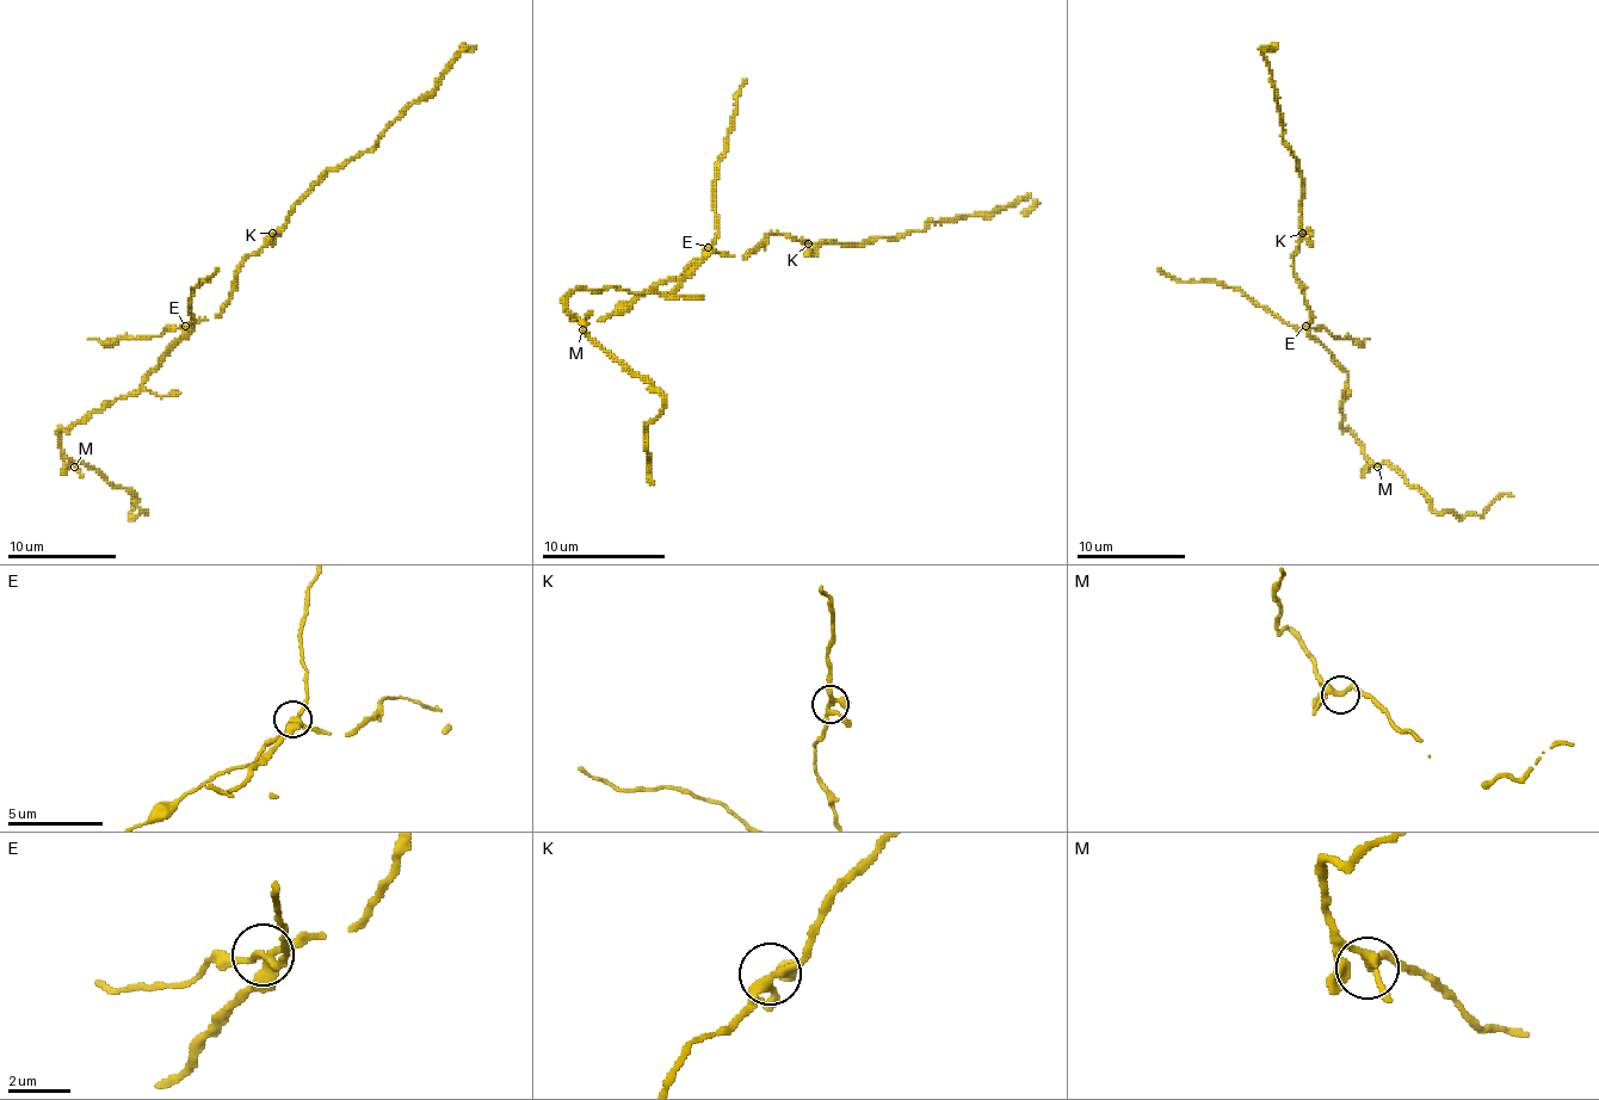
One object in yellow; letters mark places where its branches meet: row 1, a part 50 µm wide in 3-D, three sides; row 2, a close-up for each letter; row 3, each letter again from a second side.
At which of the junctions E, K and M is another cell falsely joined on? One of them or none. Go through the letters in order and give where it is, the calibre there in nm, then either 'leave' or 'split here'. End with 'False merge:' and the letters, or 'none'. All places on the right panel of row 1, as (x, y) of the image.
E: place (1306, 326); calibre 280 nm; split here
K: place (1302, 233); calibre 240 nm; leave
M: place (1377, 467); calibre 260 nm; leave
False merge: E

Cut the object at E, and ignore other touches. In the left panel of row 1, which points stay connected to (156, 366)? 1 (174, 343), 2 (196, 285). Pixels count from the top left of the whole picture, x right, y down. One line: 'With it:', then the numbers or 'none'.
With it: 1

